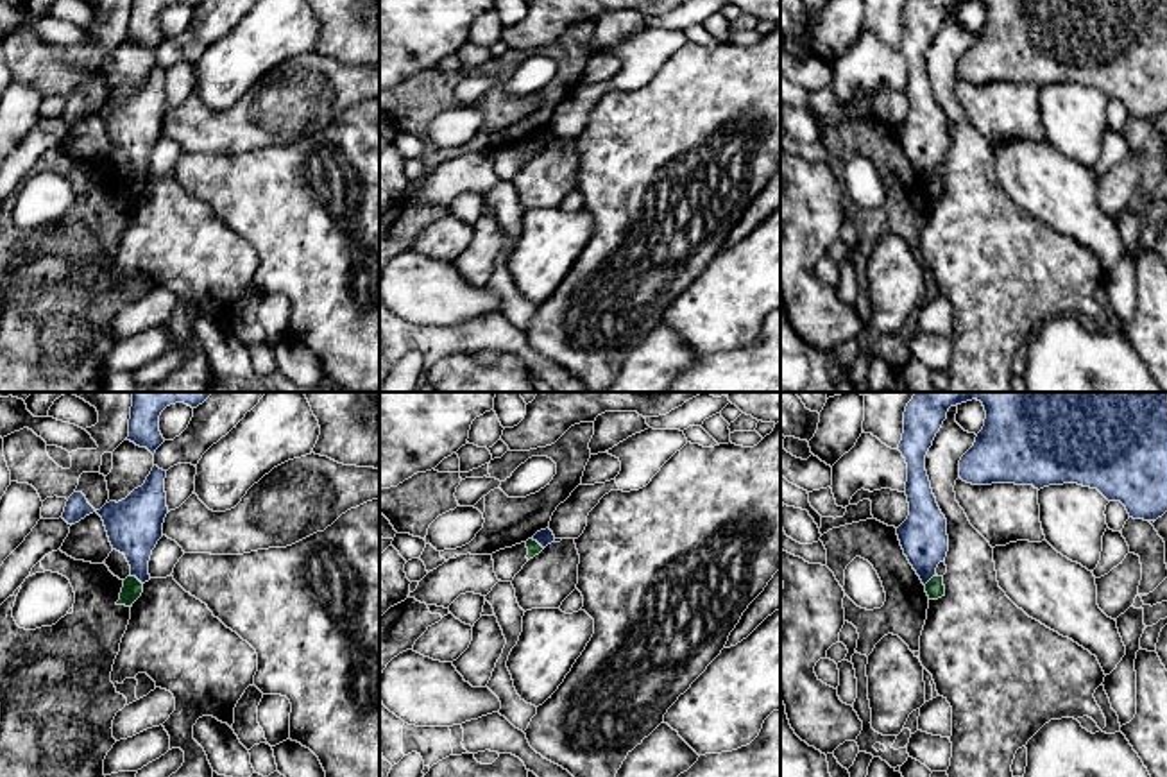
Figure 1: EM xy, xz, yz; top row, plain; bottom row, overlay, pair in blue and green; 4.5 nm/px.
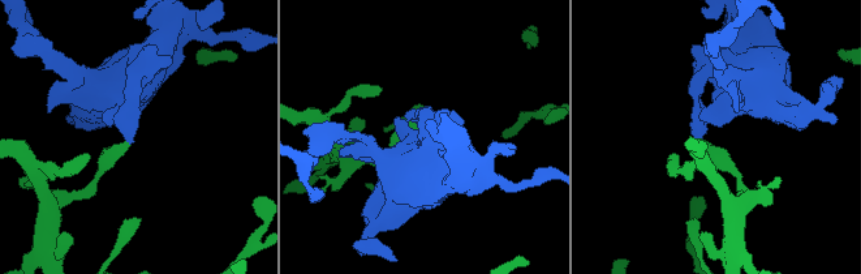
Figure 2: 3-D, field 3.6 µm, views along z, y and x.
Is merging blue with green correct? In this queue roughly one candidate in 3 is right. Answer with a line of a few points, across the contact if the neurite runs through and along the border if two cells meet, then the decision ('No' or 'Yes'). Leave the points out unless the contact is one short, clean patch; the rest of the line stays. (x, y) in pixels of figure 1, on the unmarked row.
Line: xy (129, 174), (142, 183). No

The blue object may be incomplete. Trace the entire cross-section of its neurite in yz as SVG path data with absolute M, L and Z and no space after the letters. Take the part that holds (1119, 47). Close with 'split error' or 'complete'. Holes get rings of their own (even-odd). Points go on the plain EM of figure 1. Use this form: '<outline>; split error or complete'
M981 0L984 25L959 59L959 77L972 84L1015 82L1043 88L1078 82L1120 100L1129 116L1156 120L1167 111L1167 0Z; complete

